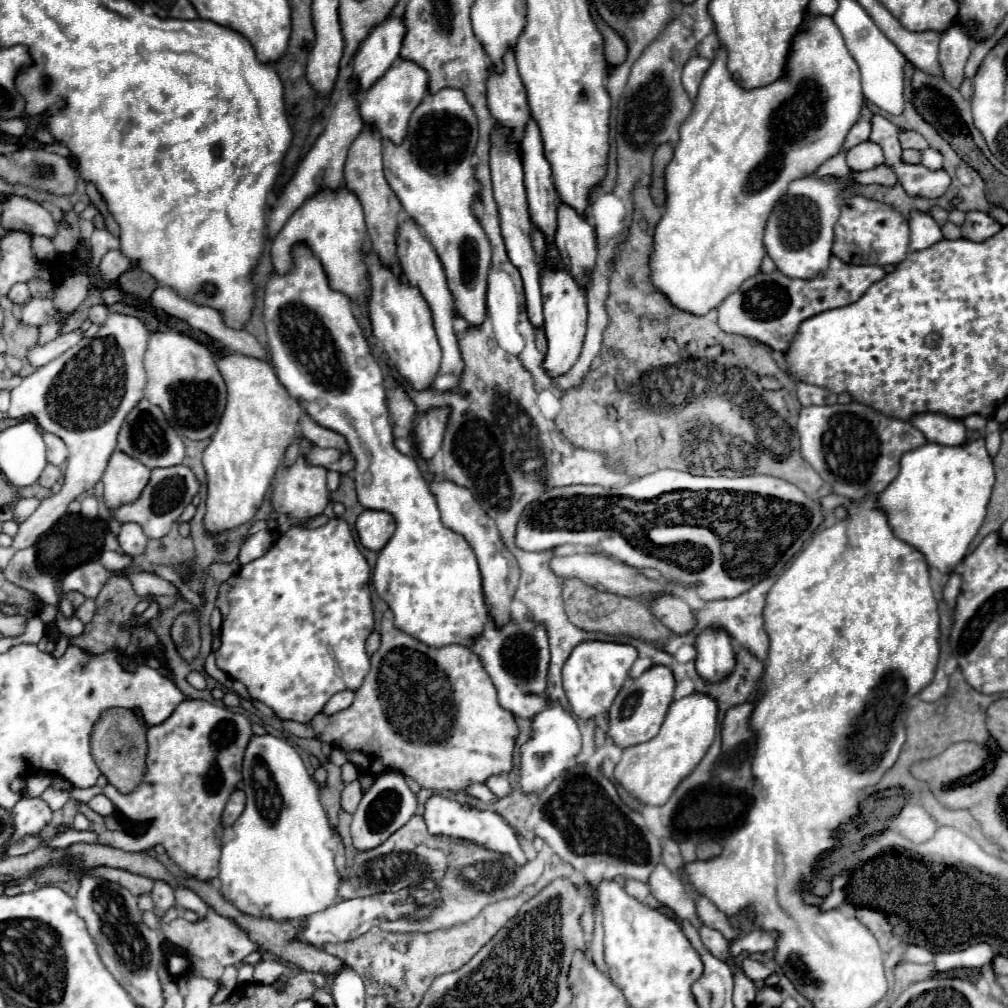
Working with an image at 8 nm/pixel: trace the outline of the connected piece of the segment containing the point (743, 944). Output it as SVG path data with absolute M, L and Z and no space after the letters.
M754 929L748 935L742 935L740 939L732 941L730 953L734 957L736 955L742 955L744 951L748 951L748 953L758 953L758 951L764 953L764 951L774 949L774 945L776 945L776 933L766 933L766 931Z

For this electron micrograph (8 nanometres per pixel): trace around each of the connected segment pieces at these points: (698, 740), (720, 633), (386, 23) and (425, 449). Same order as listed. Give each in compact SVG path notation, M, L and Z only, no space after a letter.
M692 693L672 703L656 737L634 747L626 747L616 765L616 781L640 803L664 805L678 785L694 771L716 737L718 701L706 693Z
M712 627L696 635L696 671L706 681L722 681L734 669L734 649L726 629Z
M392 11L370 31L368 39L364 39L354 57L354 75L360 75L360 83L364 83L362 91L380 79L384 71L398 59L406 33L408 27L404 13L396 11Z
M434 407L428 409L426 413L418 413L416 441L420 447L420 455L424 455L424 459L432 459L432 455L440 449L448 419L450 419L450 407Z

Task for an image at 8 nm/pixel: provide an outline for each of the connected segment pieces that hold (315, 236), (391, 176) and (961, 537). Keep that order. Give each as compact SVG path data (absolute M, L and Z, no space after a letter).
M342 183L338 189L320 189L318 193L308 197L304 205L286 221L280 233L272 239L274 271L288 271L288 267L292 265L292 259L288 259L288 255L296 239L304 239L304 243L308 243L308 247L316 251L316 257L324 263L324 271L328 271L332 289L348 295L356 305L360 305L360 309L366 309L370 285L366 279L364 257L360 255L360 249L368 243L364 213L356 193L348 189L346 183Z
M446 87L438 93L426 95L422 103L414 109L406 139L396 145L390 139L384 139L382 153L384 153L384 173L398 195L404 211L418 223L424 237L436 249L448 279L448 287L454 295L454 311L462 315L470 325L480 325L486 315L486 281L488 281L488 267L490 267L490 243L482 225L478 223L472 205L480 197L480 181L476 179L474 169L474 149L478 143L478 121L472 105L468 103L466 95L460 89Z
M974 439L958 447L926 443L902 455L900 473L888 485L888 489L878 495L878 505L886 511L890 527L894 529L898 539L922 551L930 567L936 567L940 573L952 573L954 567L966 555L970 541L974 539L984 521L992 487L994 487L994 465L992 457L984 447L984 439Z

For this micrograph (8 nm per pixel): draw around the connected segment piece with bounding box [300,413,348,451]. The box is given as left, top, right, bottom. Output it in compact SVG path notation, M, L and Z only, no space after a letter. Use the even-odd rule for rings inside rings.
M304 413L300 419L300 433L318 447L334 447L340 451L348 451L348 443L340 433L318 425L308 413Z

